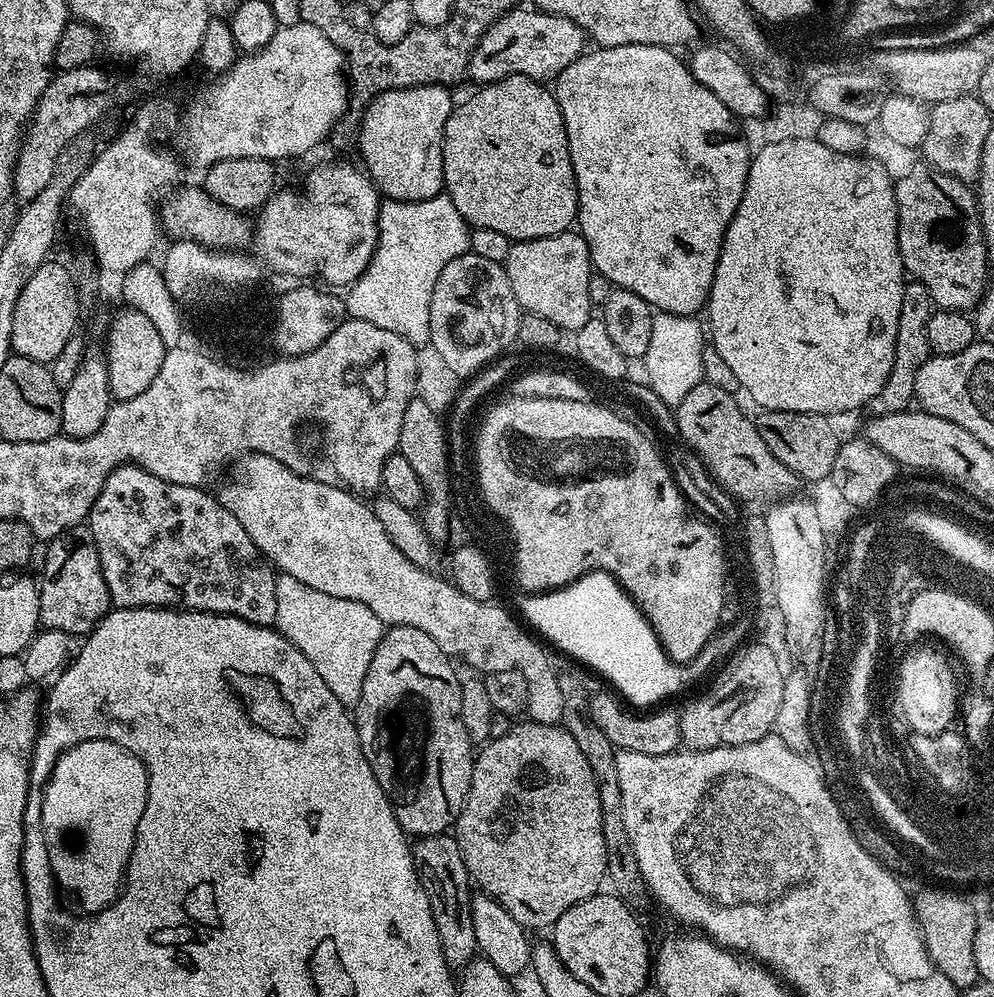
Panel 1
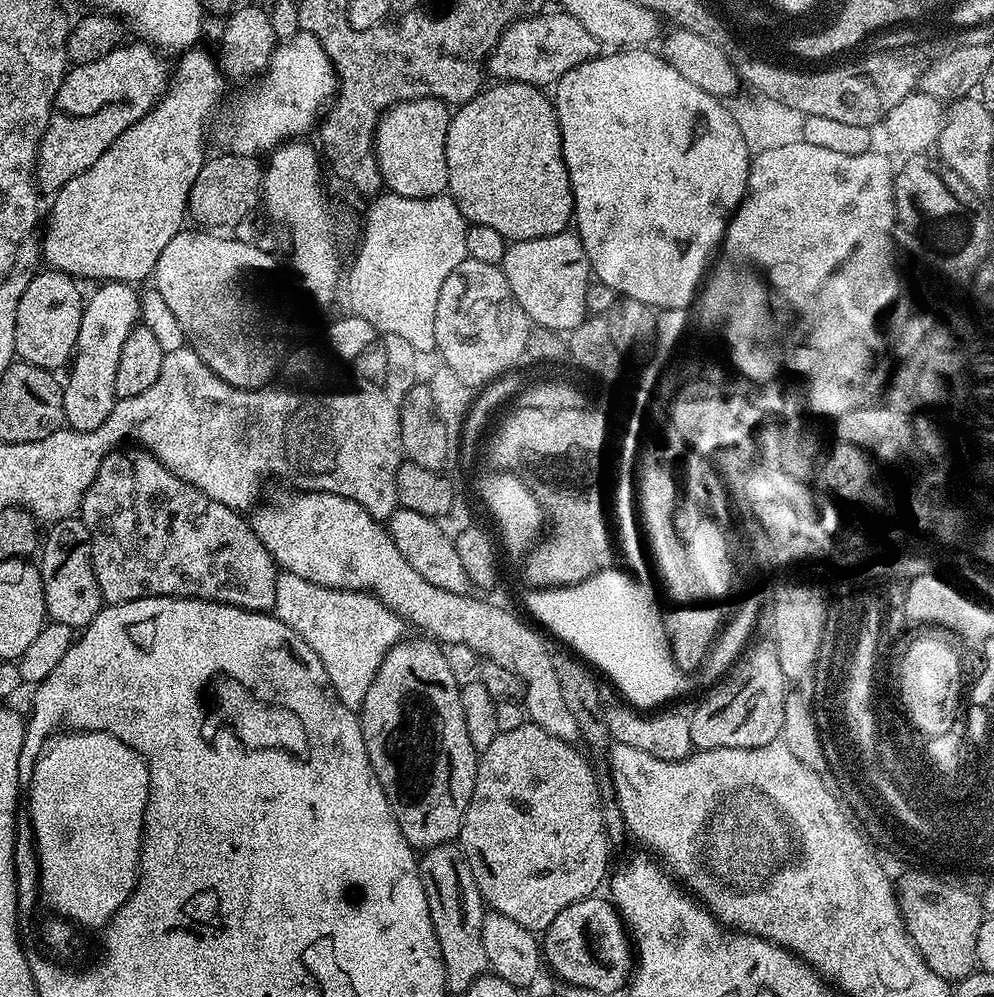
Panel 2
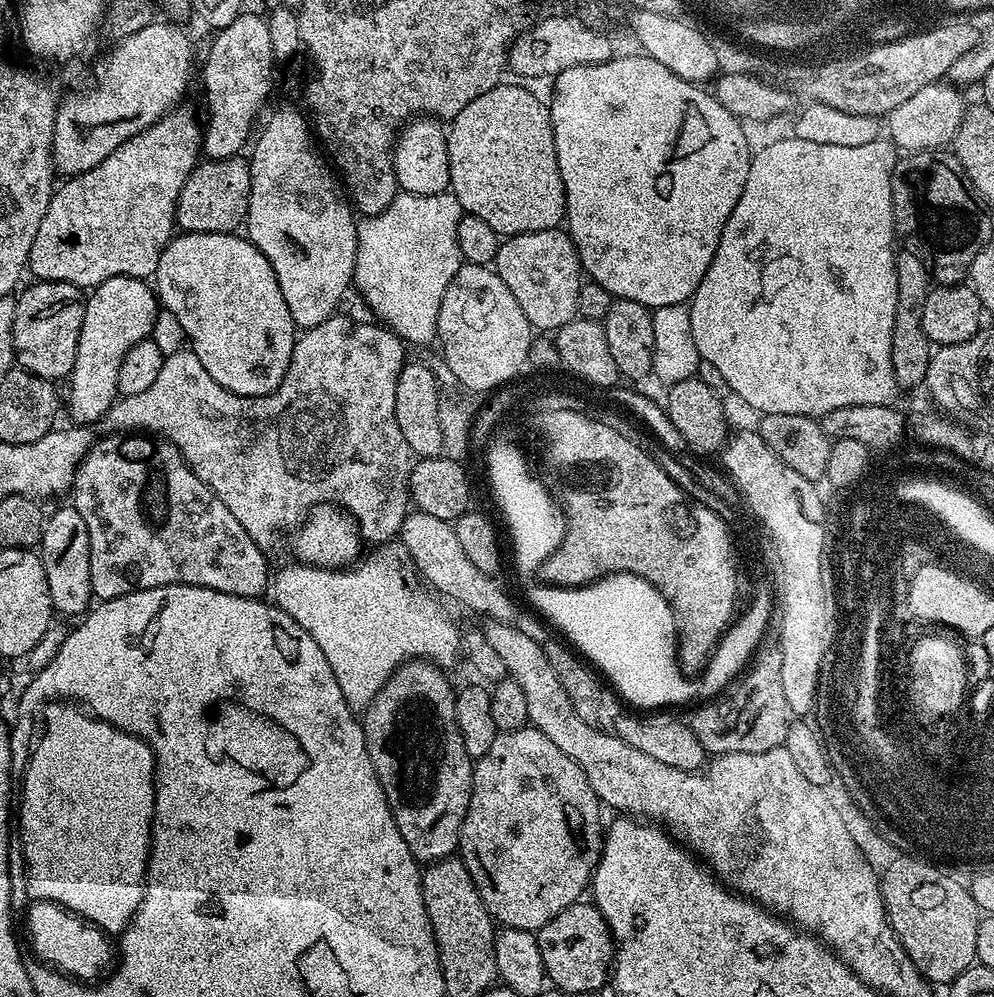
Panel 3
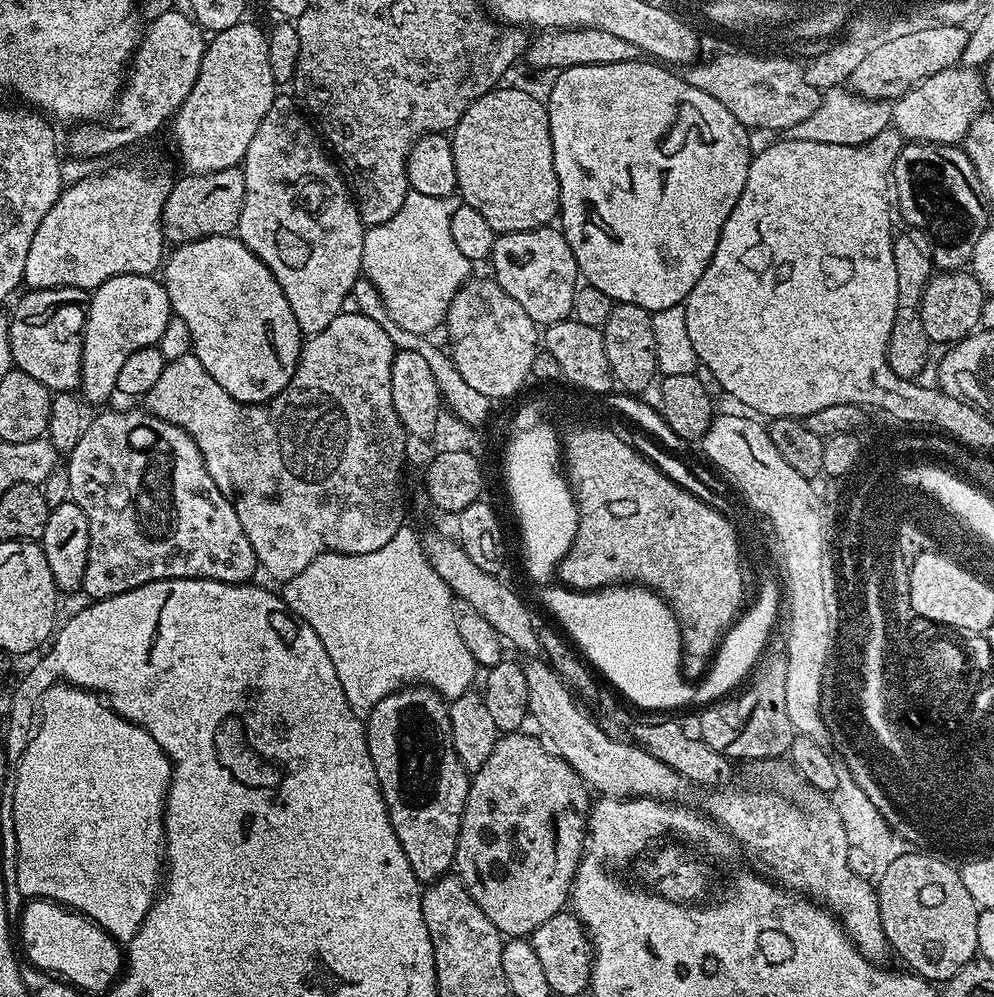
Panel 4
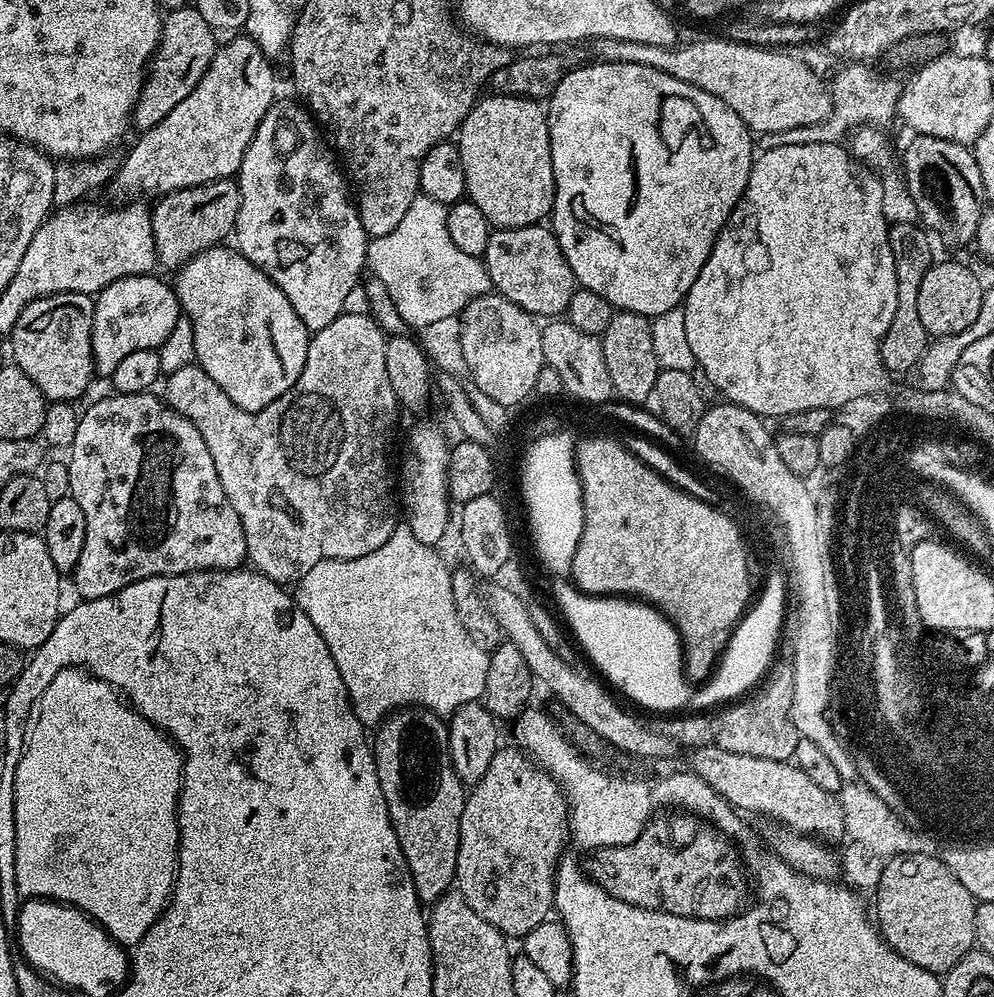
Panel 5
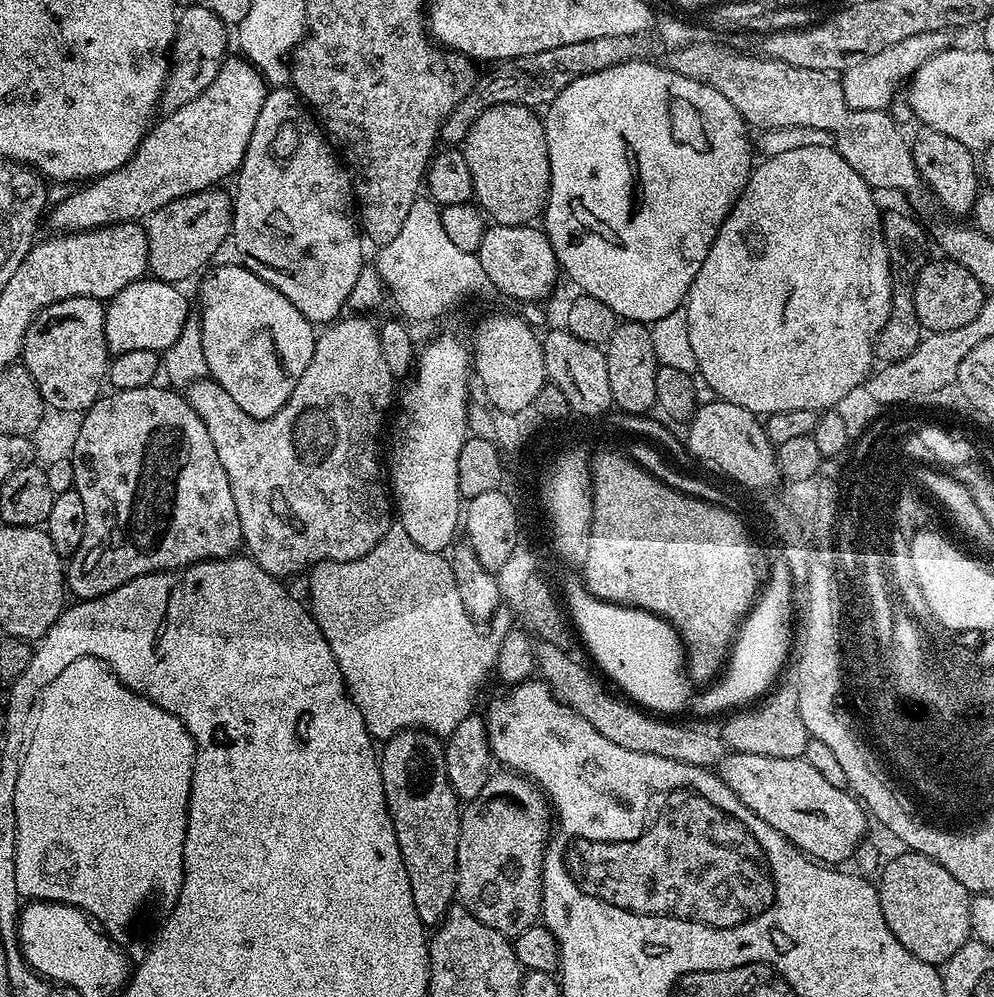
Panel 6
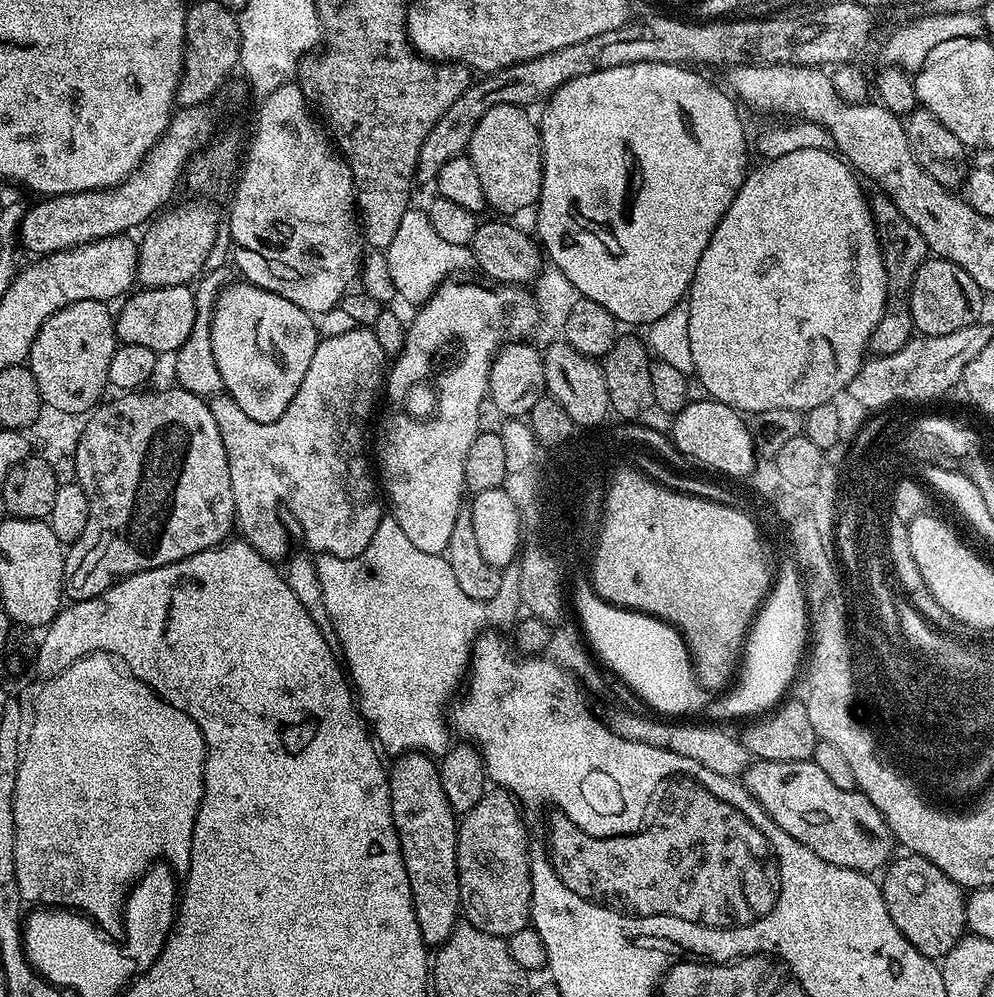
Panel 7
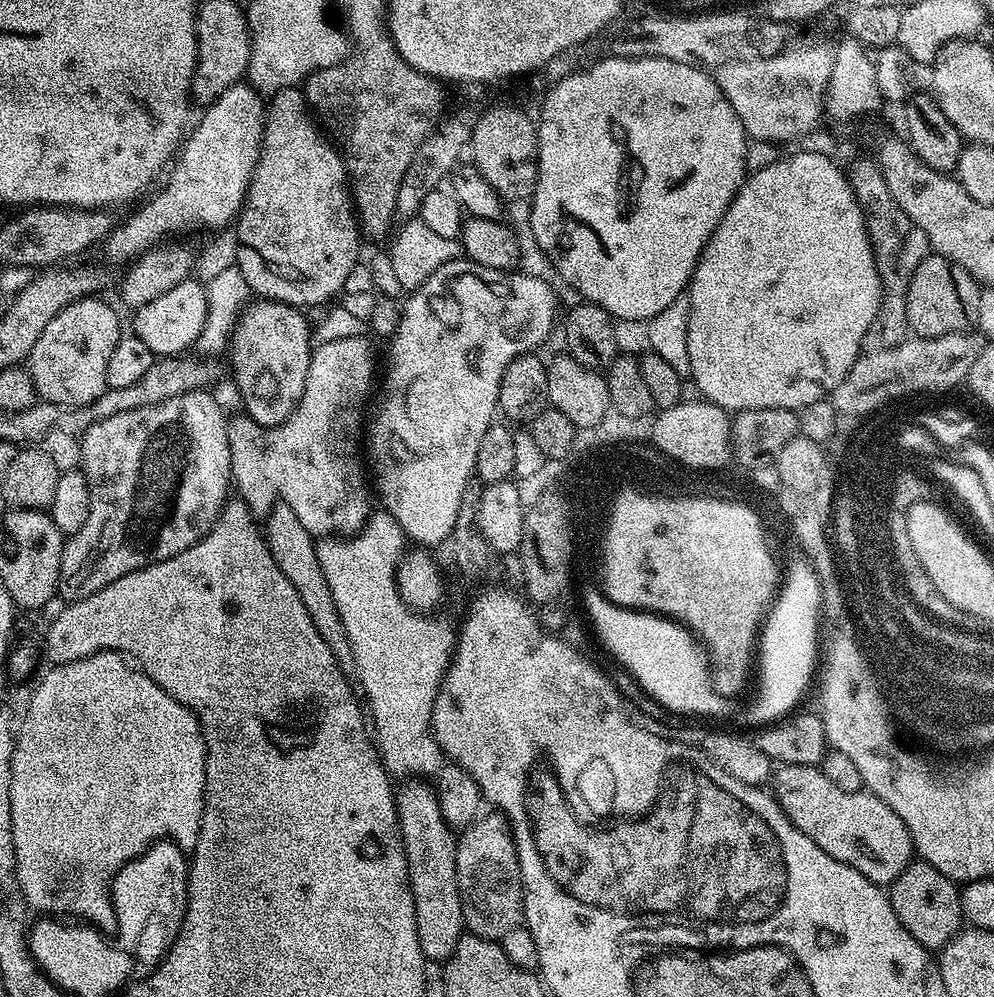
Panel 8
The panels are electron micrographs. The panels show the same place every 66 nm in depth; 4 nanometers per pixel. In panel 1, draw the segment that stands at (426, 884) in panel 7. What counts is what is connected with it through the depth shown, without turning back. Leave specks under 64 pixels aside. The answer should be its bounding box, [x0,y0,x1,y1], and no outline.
[354,624,474,838]

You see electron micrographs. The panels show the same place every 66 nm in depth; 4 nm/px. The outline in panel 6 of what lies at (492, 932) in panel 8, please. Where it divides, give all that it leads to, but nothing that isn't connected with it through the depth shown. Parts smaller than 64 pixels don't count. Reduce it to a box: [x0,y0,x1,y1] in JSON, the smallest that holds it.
[456,770,553,938]

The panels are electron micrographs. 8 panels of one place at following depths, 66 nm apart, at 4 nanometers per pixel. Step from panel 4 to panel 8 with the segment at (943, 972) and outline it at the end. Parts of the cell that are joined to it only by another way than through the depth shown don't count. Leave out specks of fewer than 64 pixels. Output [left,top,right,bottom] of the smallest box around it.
[890,859,964,950]

